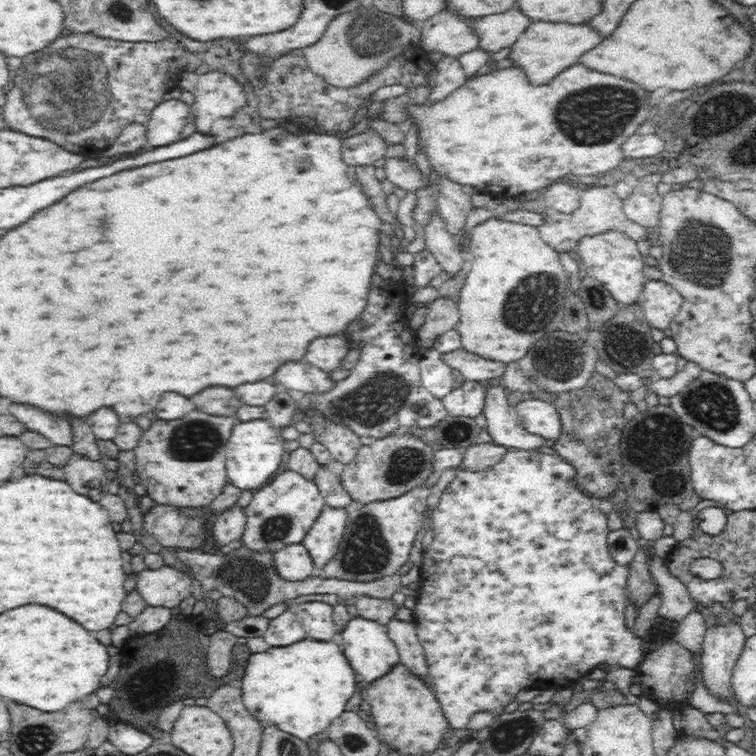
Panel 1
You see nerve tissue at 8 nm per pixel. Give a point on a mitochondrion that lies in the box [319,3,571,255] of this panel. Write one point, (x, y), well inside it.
(368, 38)

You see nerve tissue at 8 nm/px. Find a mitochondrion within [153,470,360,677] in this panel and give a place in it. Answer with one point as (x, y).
(253, 577)

